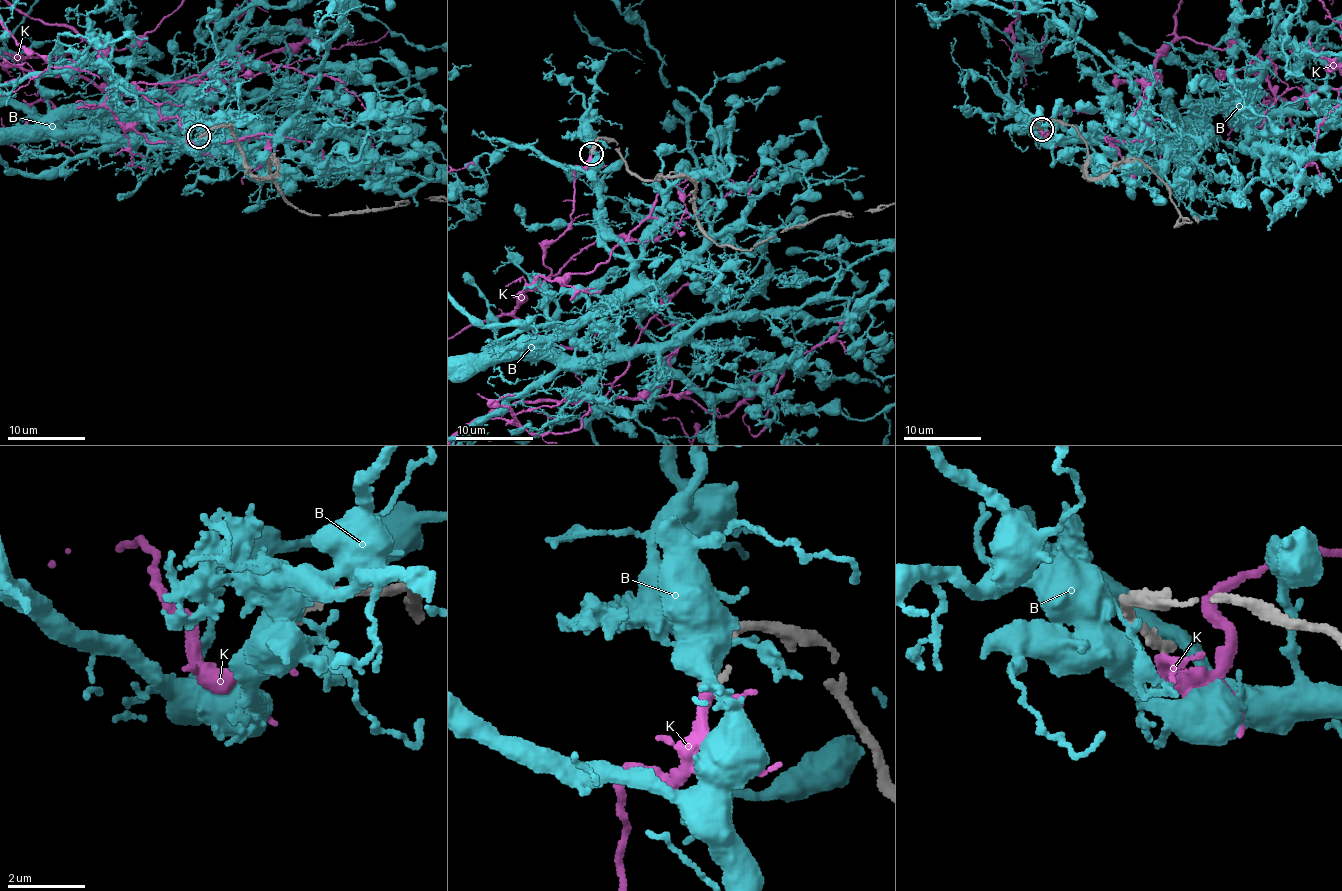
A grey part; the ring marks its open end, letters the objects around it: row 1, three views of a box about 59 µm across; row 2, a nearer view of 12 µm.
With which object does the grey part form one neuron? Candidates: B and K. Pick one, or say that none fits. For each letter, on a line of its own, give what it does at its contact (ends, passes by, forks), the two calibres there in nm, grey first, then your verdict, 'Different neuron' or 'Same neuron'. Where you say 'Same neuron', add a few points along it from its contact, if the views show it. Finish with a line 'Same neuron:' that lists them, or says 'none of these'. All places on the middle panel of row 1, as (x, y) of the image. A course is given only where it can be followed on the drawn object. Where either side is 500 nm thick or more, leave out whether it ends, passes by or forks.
B: Thickness 340 nm (grey) against 700 nm. Different neuron
K: It ends there. Thickness 280 nm (grey) against 380 nm. Different neuron
Same neuron: none of these

